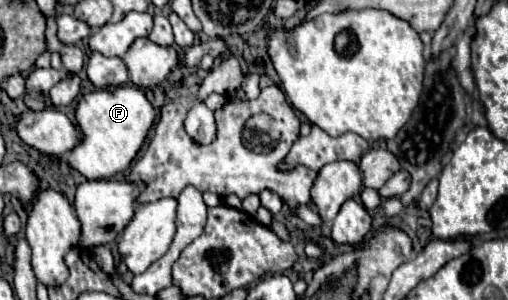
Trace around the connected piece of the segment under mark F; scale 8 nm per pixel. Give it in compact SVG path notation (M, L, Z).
M134 85L104 87L82 95L76 105L76 123L80 129L80 141L72 149L68 163L80 171L86 179L106 179L112 177L132 163L140 151L148 129L154 123L154 109L146 99L144 91Z

